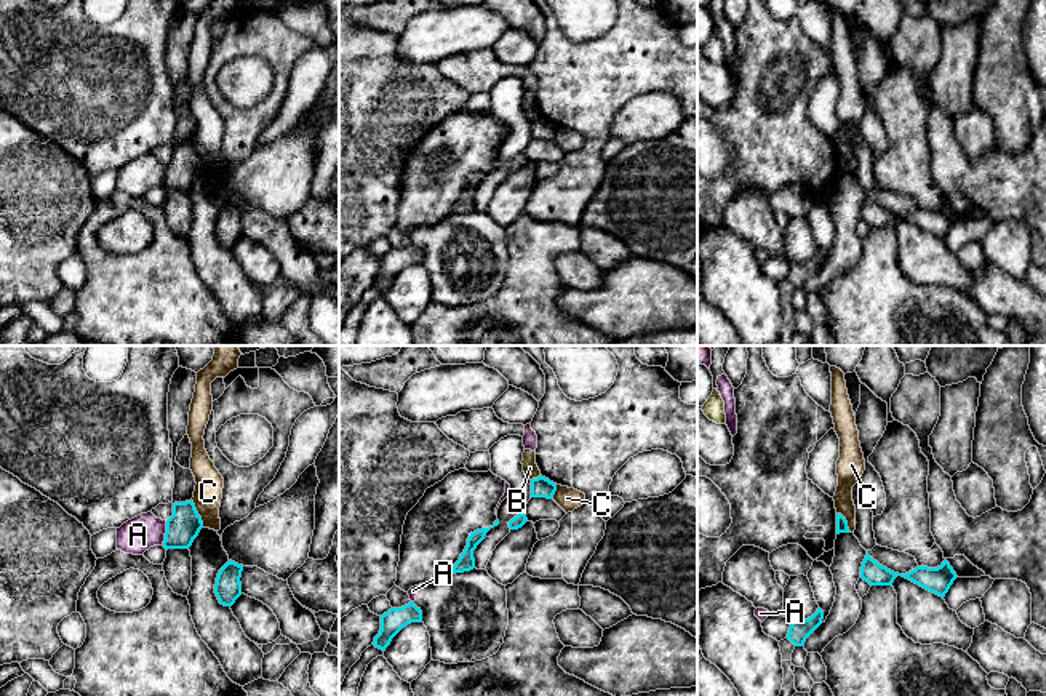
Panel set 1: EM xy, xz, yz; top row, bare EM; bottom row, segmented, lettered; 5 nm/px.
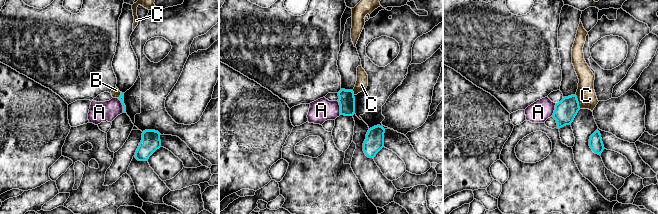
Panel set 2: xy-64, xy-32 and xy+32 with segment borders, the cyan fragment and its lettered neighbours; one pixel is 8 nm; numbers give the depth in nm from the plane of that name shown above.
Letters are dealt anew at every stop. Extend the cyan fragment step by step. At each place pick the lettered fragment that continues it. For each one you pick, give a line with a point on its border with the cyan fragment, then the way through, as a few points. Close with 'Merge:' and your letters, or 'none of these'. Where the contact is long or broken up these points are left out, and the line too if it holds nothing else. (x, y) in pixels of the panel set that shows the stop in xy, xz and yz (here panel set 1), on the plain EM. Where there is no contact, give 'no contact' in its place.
Merge: none of these

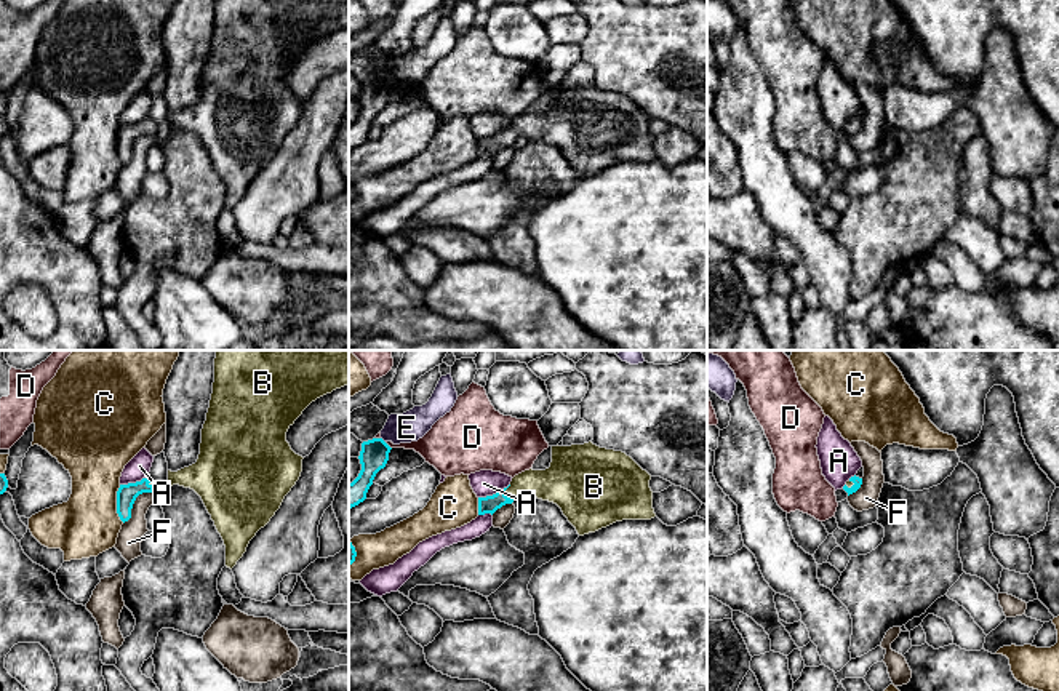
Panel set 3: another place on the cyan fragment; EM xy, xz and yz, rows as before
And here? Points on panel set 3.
B: meets cyan in xz at (504, 133); runs through xz (490, 146), (504, 133), (519, 127), (552, 127)
Merge: B

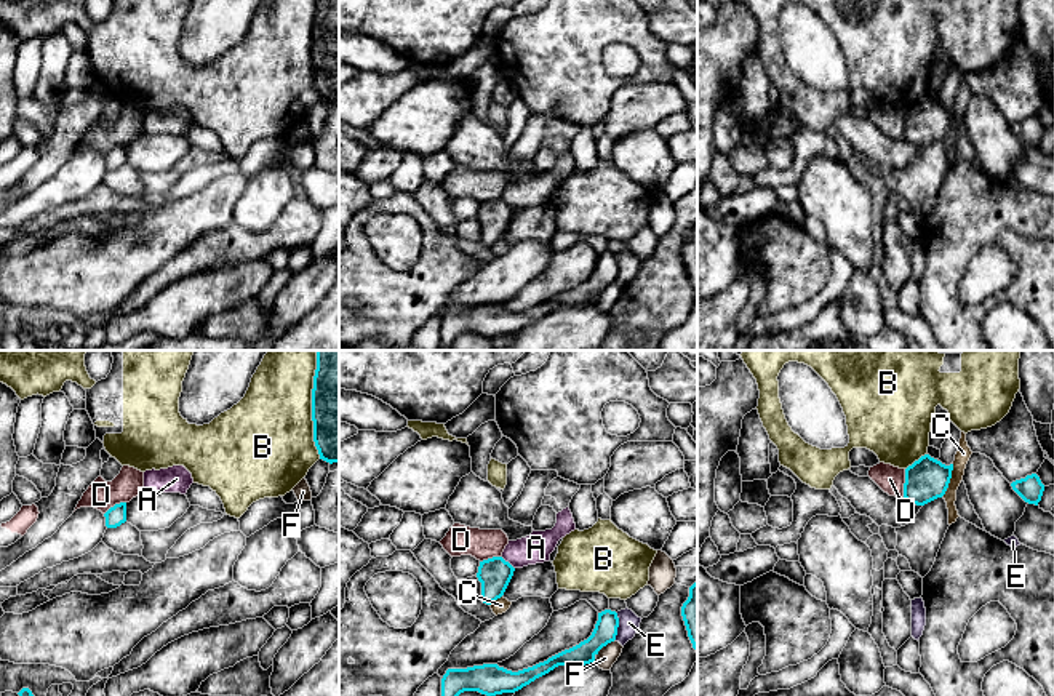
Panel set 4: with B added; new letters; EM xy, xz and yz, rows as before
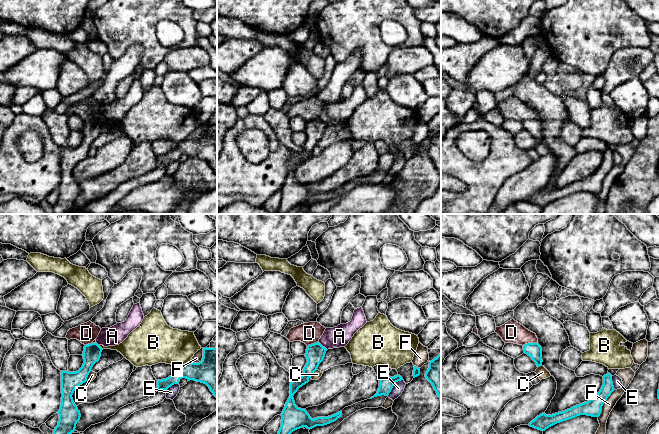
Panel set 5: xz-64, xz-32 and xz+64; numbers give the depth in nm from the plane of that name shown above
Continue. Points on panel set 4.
Merge: none of these

